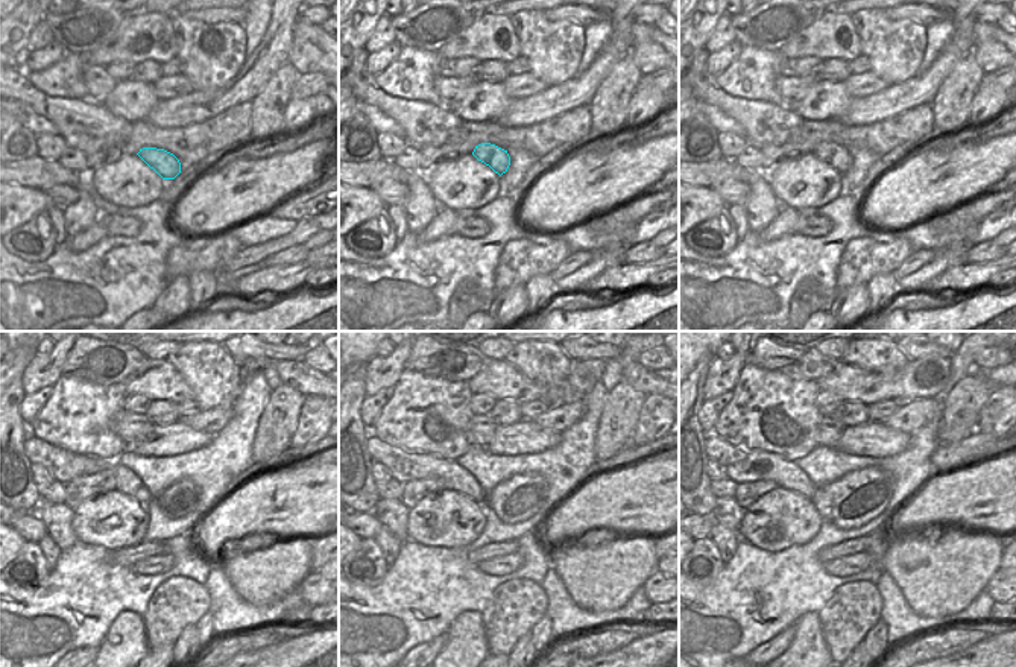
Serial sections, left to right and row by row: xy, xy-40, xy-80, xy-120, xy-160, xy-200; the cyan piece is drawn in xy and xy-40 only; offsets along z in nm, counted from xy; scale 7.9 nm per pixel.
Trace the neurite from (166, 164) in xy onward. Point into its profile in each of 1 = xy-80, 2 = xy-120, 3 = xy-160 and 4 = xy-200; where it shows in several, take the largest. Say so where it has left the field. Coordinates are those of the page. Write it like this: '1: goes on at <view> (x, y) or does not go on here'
1: goes on at xy-80 (837, 157)
2: goes on at xy-120 (79, 465)
3: goes on at xy-160 (419, 465)
4: goes on at xy-200 (743, 467)

